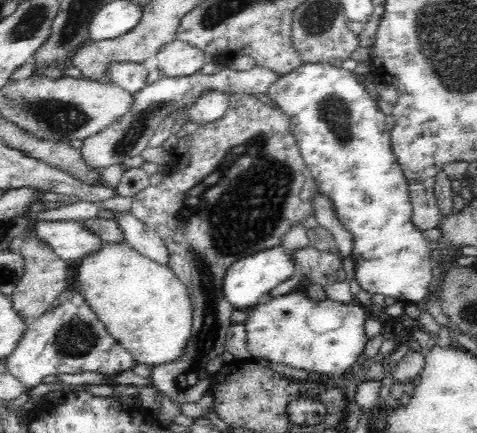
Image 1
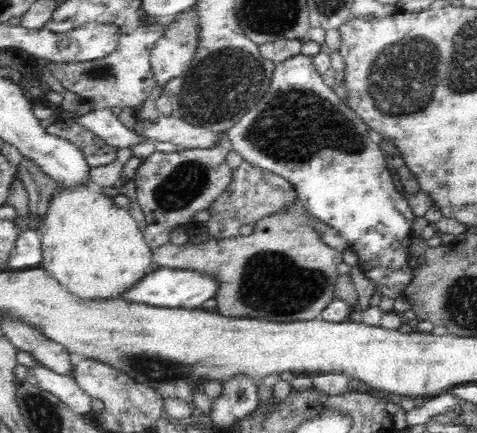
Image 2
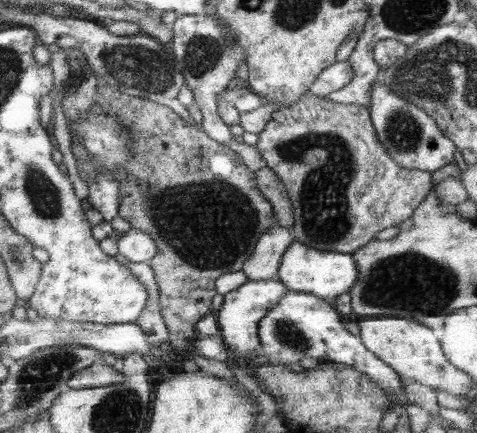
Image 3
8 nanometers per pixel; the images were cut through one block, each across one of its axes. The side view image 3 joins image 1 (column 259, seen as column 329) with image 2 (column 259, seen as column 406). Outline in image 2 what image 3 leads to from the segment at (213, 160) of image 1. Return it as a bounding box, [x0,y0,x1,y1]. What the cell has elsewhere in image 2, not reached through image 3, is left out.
[202,160,348,252]

